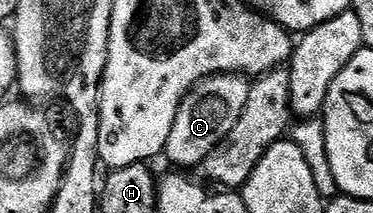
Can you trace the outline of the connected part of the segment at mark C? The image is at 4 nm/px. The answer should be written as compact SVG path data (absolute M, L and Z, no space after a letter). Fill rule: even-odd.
M240 74L224 76L206 76L200 80L183 98L179 106L179 114L175 114L175 122L171 126L171 134L167 138L164 159L169 159L173 166L181 170L196 169L231 134L231 126L239 122L239 114L243 114L243 106L247 106L247 94L250 81Z

